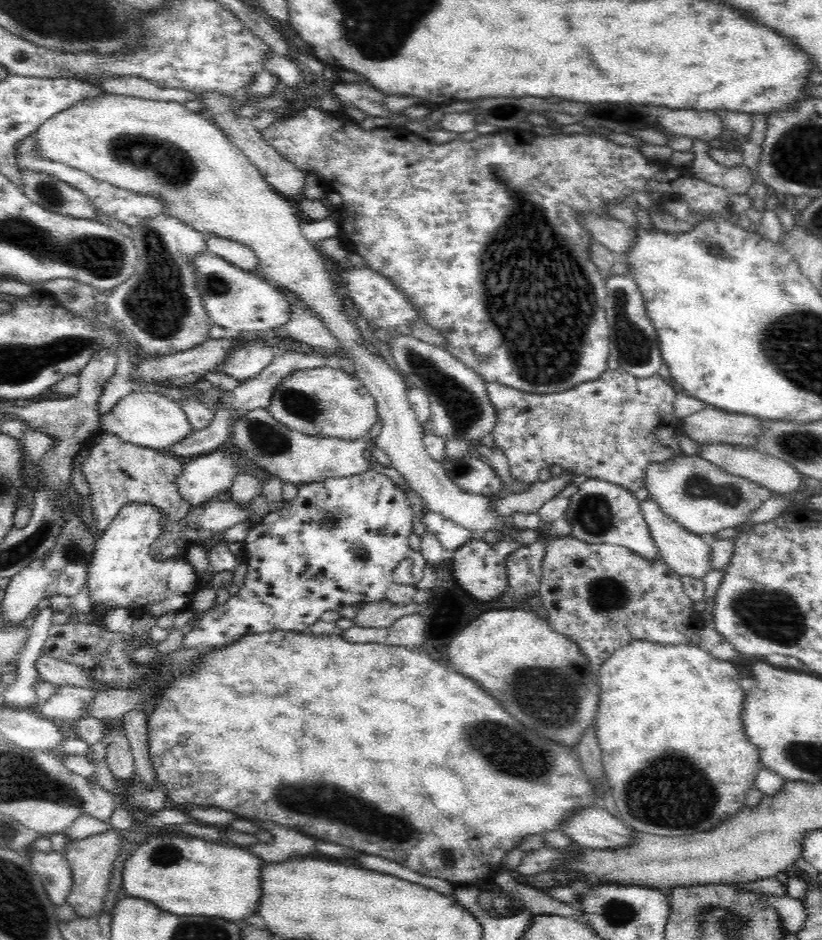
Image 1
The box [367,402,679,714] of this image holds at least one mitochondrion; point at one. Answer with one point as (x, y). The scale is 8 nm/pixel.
(610, 599)

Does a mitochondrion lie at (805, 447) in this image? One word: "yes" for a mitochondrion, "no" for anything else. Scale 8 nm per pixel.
yes

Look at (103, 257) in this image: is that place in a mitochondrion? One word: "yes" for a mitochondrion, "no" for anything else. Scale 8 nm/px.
yes

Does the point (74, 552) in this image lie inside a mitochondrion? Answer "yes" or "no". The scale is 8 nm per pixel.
yes

